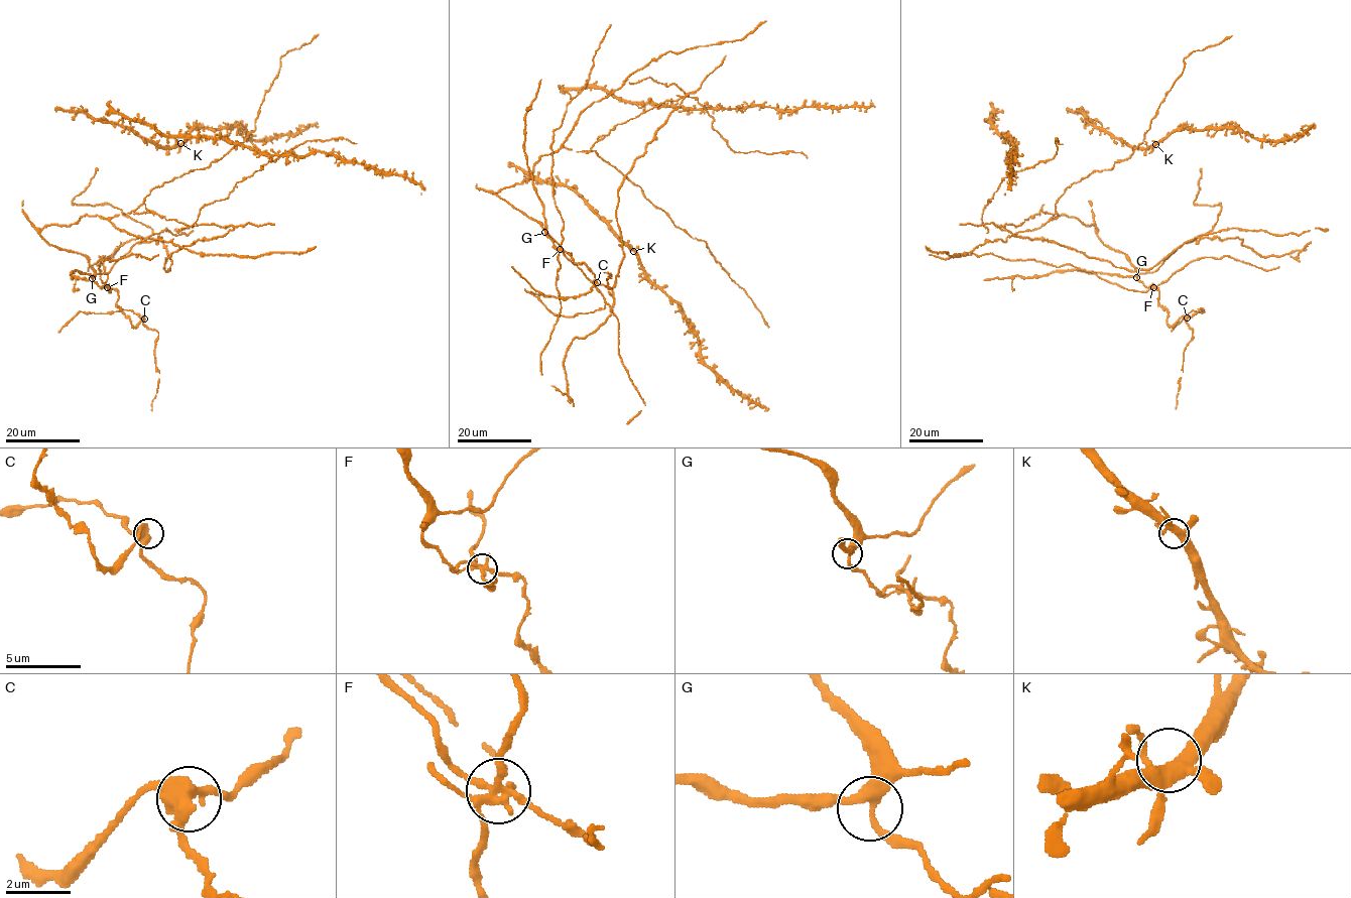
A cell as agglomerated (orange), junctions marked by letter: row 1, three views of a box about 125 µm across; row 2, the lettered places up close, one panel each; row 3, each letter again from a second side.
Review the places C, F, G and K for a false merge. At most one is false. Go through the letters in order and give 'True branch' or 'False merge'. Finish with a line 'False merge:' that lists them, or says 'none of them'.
C: True branch
F: False merge
G: True branch
K: True branch
False merge: F

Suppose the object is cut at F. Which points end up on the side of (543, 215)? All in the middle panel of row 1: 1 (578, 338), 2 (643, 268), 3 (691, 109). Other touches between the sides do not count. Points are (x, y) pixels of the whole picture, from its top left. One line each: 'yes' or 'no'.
1: no
2: yes
3: yes

